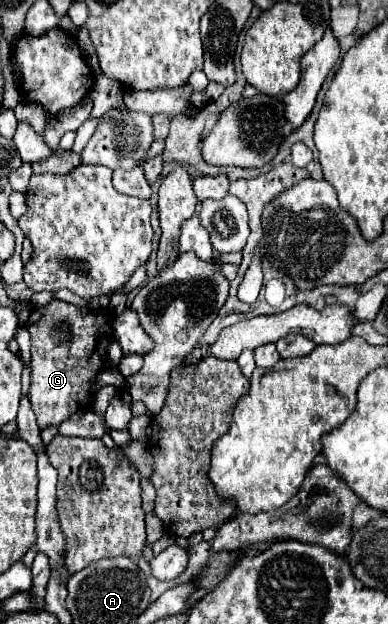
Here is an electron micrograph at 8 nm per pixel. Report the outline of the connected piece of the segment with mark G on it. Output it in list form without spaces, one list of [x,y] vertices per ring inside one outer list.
[[[49,301],[43,307],[33,307],[27,331],[31,335],[31,389],[29,403],[37,415],[39,427],[61,425],[69,415],[89,405],[95,377],[109,365],[107,351],[113,337],[115,313],[107,309],[91,309],[87,315],[67,301]]]

